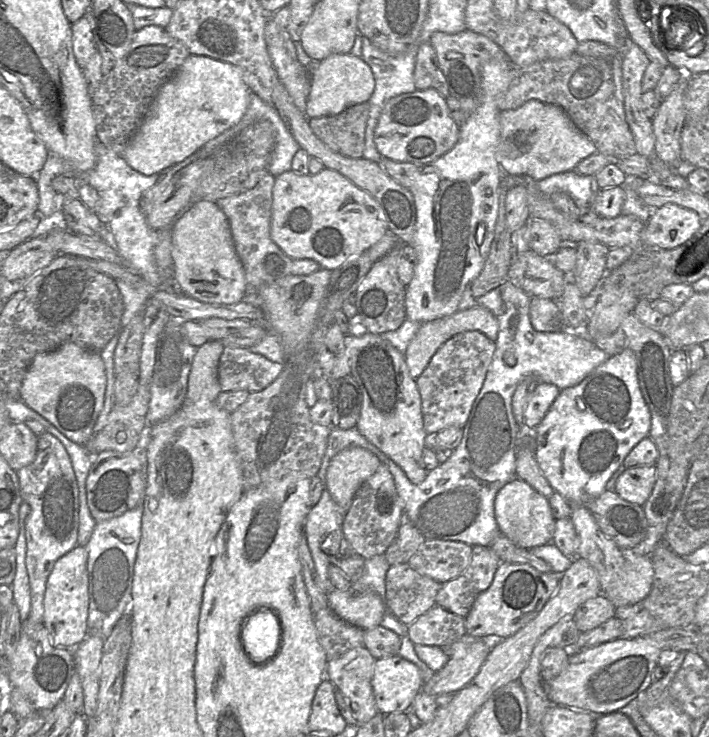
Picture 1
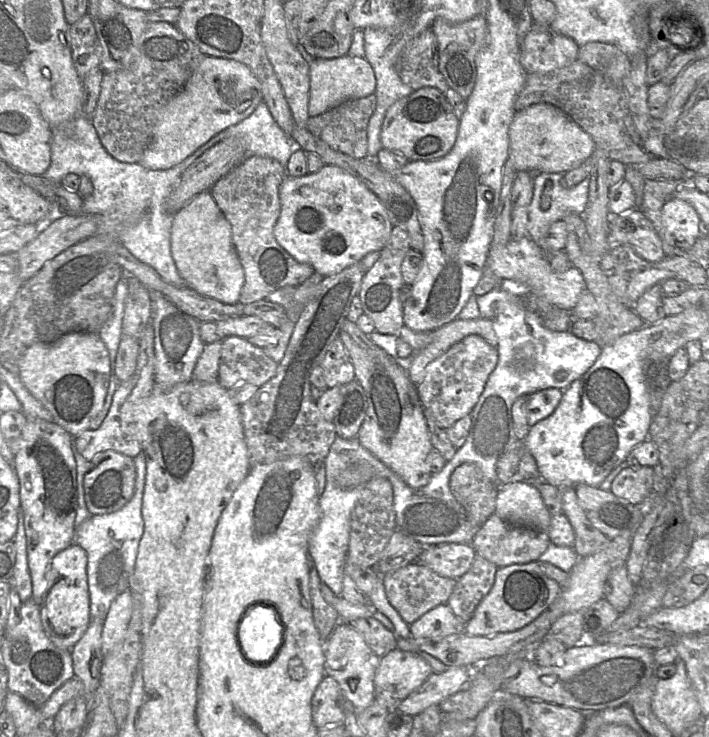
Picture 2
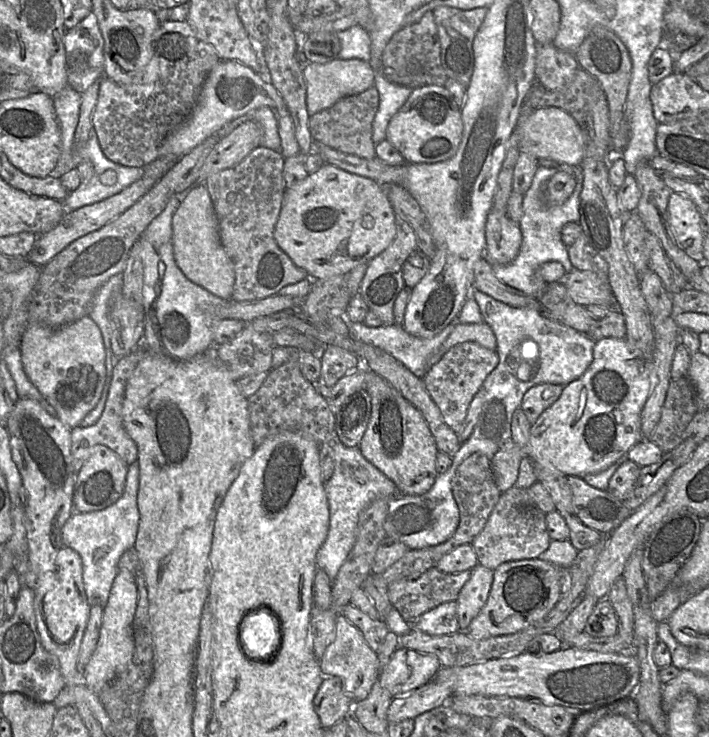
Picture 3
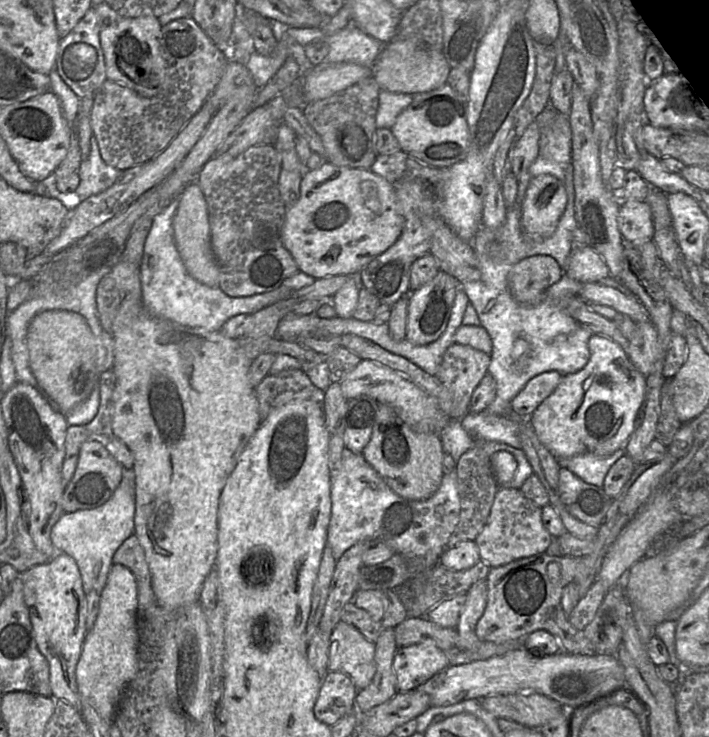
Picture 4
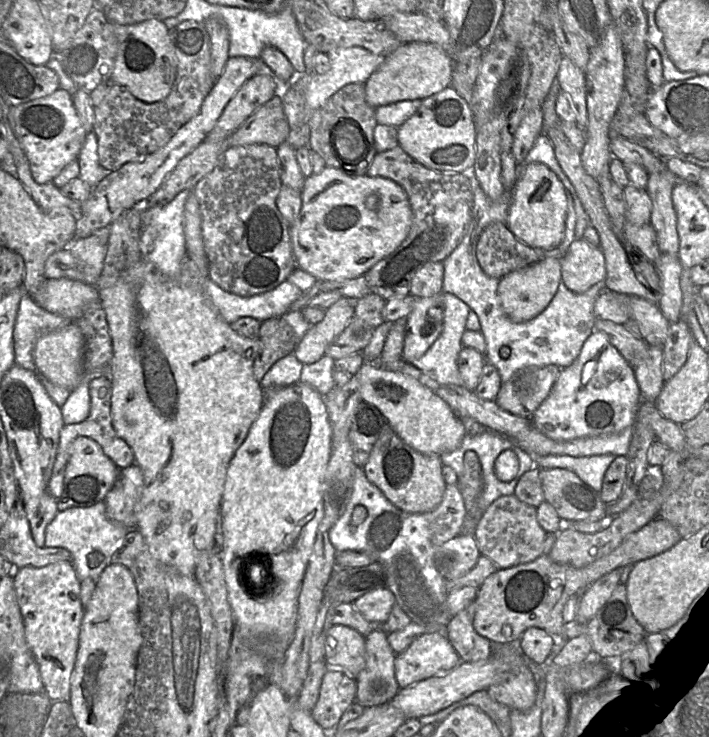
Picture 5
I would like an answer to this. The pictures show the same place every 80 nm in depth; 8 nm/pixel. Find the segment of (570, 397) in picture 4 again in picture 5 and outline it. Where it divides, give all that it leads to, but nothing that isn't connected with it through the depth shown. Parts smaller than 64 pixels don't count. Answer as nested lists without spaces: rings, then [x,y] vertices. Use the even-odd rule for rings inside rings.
[[[594,330],[585,341],[576,360],[560,370],[550,394],[535,411],[531,421],[538,431],[557,441],[618,434],[628,427],[634,427],[642,401],[634,369],[610,342],[606,333]]]

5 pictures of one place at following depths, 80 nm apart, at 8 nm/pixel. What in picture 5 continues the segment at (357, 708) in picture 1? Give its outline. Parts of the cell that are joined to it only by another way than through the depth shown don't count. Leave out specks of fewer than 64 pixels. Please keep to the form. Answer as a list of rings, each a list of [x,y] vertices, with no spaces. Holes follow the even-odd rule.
[[[332,625],[326,632],[324,656],[329,668],[340,669],[355,678],[366,663],[365,637],[350,627]]]

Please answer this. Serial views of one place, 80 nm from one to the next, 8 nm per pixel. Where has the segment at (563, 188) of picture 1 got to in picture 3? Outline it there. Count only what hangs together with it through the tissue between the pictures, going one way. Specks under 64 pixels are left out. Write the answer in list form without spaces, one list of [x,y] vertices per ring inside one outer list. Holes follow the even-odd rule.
[[[539,165],[533,176],[531,186],[523,195],[523,216],[518,223],[522,233],[522,243],[516,258],[509,264],[493,266],[495,276],[508,287],[520,291],[526,296],[538,298],[547,287],[537,274],[543,263],[554,260],[562,264],[566,272],[574,267],[568,258],[568,248],[561,240],[561,230],[568,222],[579,222],[579,203],[583,177],[580,168],[575,168],[576,187],[566,201],[560,205],[549,204],[544,197],[544,187],[558,168]]]

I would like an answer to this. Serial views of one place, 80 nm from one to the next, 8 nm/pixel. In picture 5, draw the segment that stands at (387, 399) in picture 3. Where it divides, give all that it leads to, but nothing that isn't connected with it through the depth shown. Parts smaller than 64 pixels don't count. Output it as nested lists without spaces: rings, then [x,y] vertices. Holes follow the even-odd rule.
[[[386,423],[364,465],[367,479],[399,509],[409,513],[424,513],[435,509],[442,501],[446,482],[439,455],[424,454],[407,445]]]

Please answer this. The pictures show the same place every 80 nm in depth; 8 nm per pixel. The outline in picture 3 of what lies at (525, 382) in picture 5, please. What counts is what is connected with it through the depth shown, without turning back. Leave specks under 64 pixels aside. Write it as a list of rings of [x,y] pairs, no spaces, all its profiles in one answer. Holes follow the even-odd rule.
[[[542,383],[527,390],[520,408],[525,412],[531,424],[559,398],[562,389],[563,386],[559,384]]]

